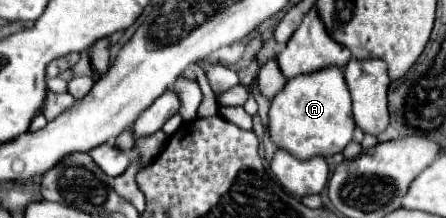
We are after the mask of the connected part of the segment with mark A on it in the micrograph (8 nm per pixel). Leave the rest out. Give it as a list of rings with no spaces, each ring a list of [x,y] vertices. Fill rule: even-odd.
[[[320,71],[320,75],[300,75],[300,79],[290,79],[272,99],[268,111],[270,141],[278,149],[292,153],[296,159],[306,161],[316,155],[328,157],[342,153],[352,141],[354,127],[350,93],[342,71]]]

